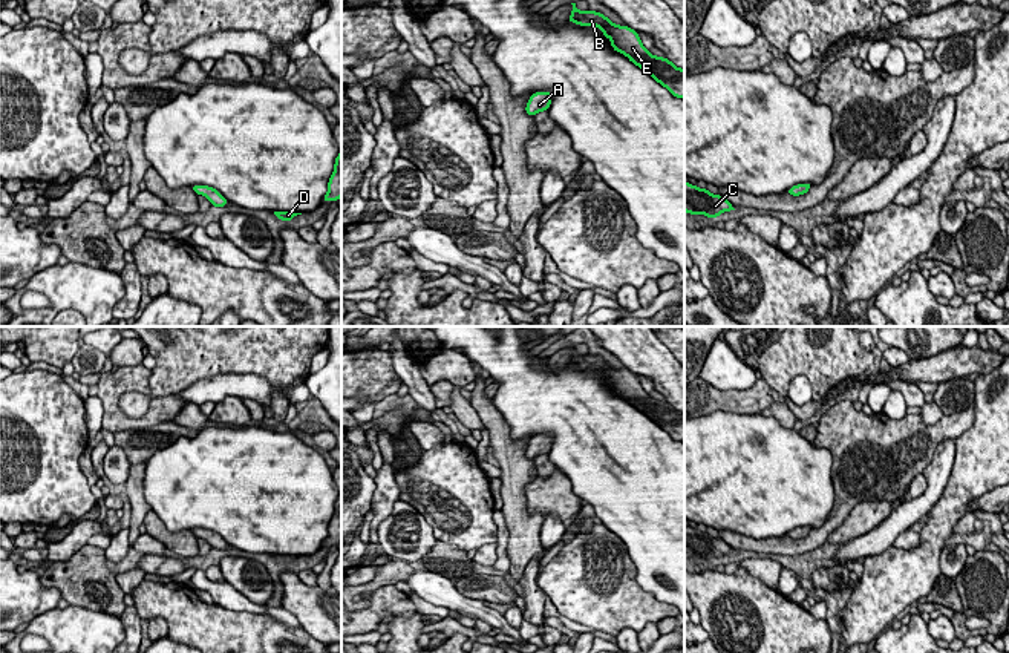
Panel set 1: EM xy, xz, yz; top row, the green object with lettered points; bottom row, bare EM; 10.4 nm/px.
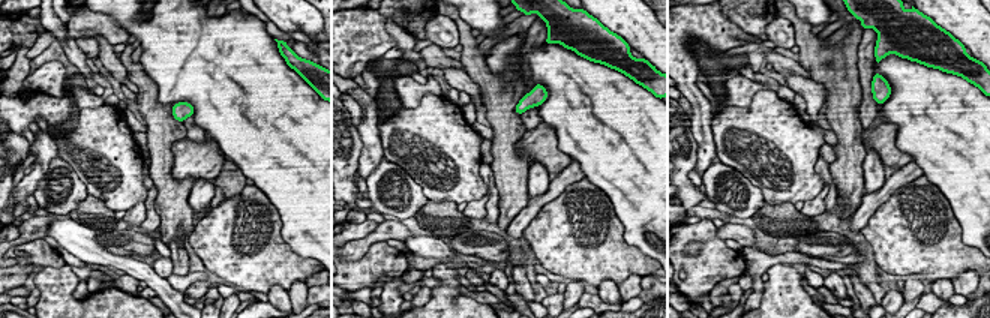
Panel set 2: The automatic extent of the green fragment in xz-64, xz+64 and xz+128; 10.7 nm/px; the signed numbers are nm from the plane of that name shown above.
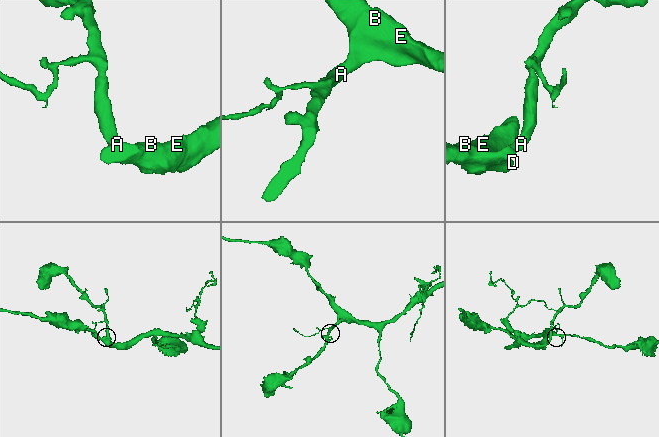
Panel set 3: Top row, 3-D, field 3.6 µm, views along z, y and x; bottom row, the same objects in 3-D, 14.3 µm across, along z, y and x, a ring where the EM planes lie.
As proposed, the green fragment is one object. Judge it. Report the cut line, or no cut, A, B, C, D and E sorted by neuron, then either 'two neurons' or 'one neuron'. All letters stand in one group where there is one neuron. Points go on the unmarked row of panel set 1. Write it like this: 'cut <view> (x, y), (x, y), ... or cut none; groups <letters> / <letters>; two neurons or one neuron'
cut none; groups A B C D E; one neuron

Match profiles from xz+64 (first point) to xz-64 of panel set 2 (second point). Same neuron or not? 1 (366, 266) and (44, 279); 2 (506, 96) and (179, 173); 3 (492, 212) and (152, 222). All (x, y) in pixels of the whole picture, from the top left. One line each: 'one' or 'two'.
1: two
2: two
3: one

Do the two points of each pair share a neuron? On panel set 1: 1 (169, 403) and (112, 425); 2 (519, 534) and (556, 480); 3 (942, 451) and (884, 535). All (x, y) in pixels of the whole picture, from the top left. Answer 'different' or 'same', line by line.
1: same
2: different
3: same

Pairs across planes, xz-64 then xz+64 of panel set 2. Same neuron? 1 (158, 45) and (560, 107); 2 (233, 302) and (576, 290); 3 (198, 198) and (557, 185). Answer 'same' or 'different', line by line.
1: same
2: same
3: different

